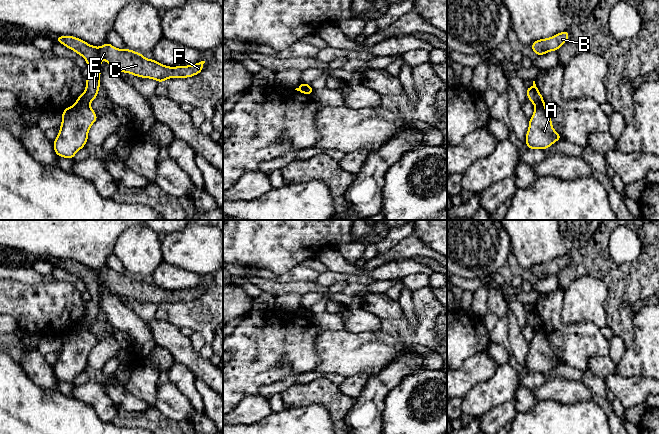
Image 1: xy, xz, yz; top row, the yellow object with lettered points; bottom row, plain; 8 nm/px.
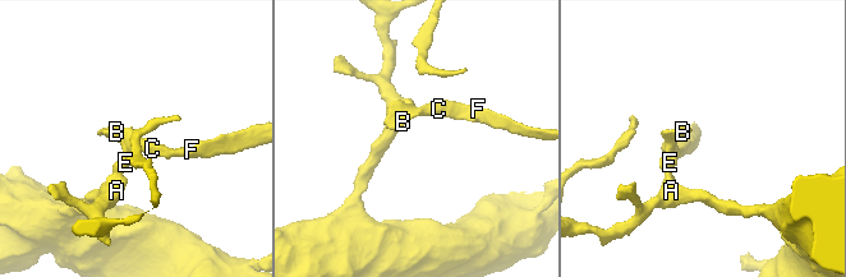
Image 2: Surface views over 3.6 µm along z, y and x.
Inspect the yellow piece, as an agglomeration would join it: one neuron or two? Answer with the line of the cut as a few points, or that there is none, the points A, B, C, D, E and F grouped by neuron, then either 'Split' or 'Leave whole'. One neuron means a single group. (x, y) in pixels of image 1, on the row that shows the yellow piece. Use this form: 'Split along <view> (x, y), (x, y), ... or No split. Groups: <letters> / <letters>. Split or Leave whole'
Split along xz (298, 87), (302, 90), (310, 89), (312, 91). Groups: A / B C D E F. Split

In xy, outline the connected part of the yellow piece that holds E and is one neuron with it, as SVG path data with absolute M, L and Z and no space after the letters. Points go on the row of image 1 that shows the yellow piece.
M57 36L55 41L60 42L67 48L82 56L86 60L87 67L90 69L91 74L88 78L85 79L86 89L75 102L75 105L78 106L89 106L91 102L97 97L98 91L100 89L99 79L101 75L102 59L105 59L108 65L114 70L130 73L133 76L154 79L157 82L164 82L169 78L188 78L195 76L203 70L203 64L205 63L205 61L201 61L197 64L187 66L169 67L155 61L154 59L146 59L142 53L138 53L130 49L117 49L108 42L103 44L101 47L95 47L74 36Z

